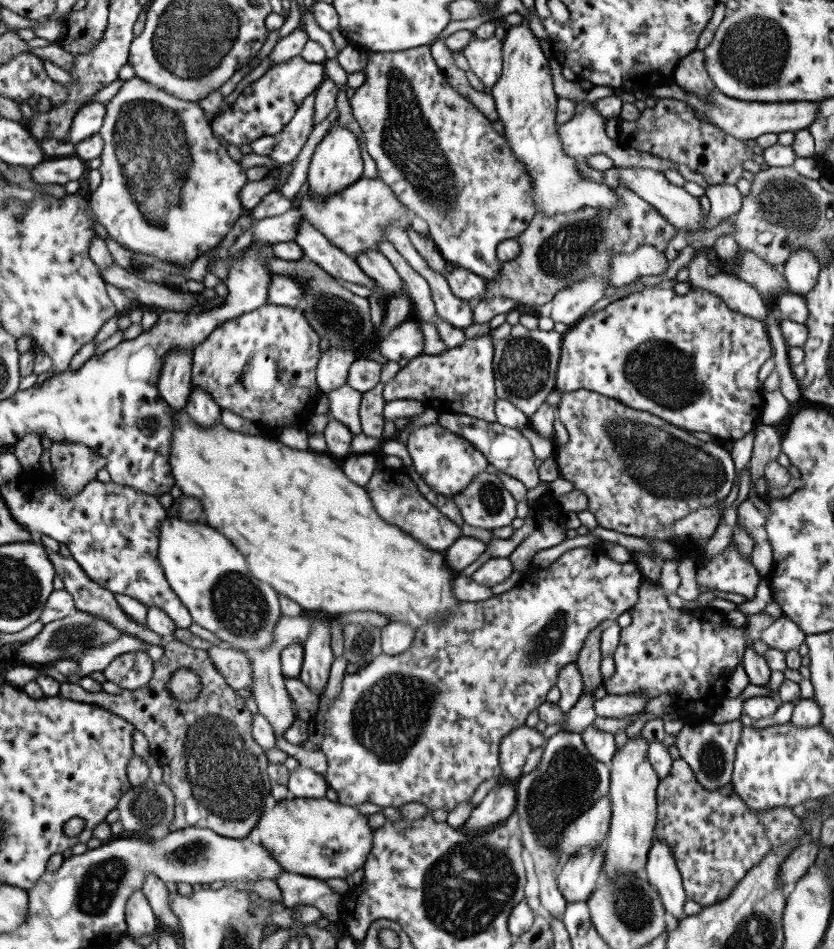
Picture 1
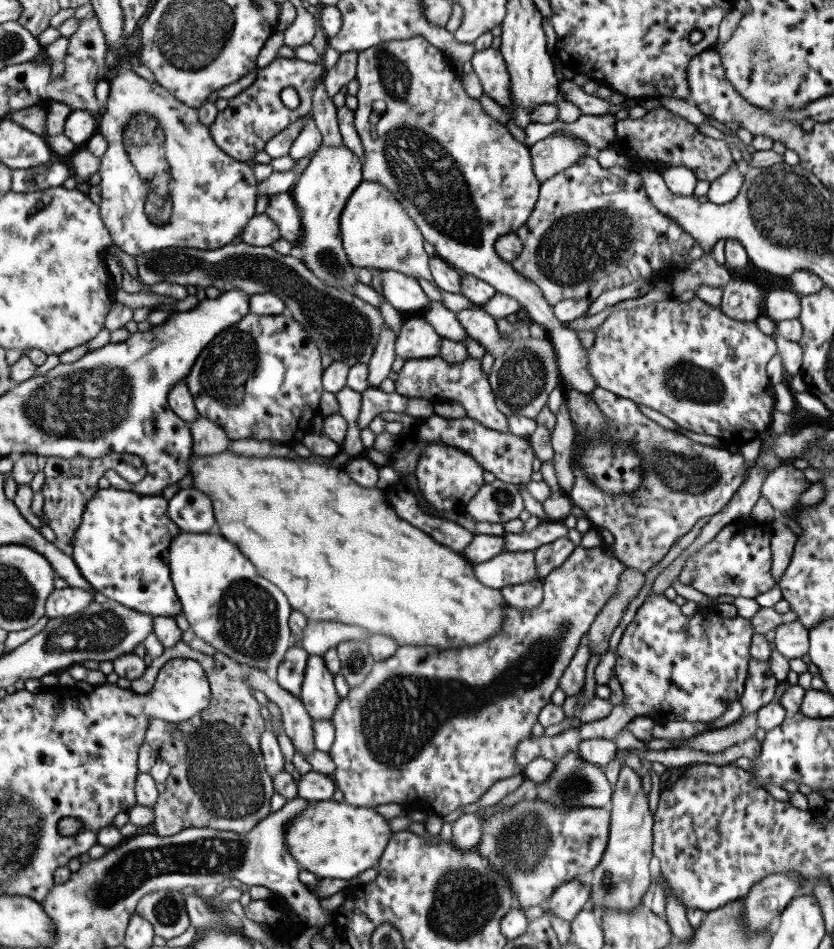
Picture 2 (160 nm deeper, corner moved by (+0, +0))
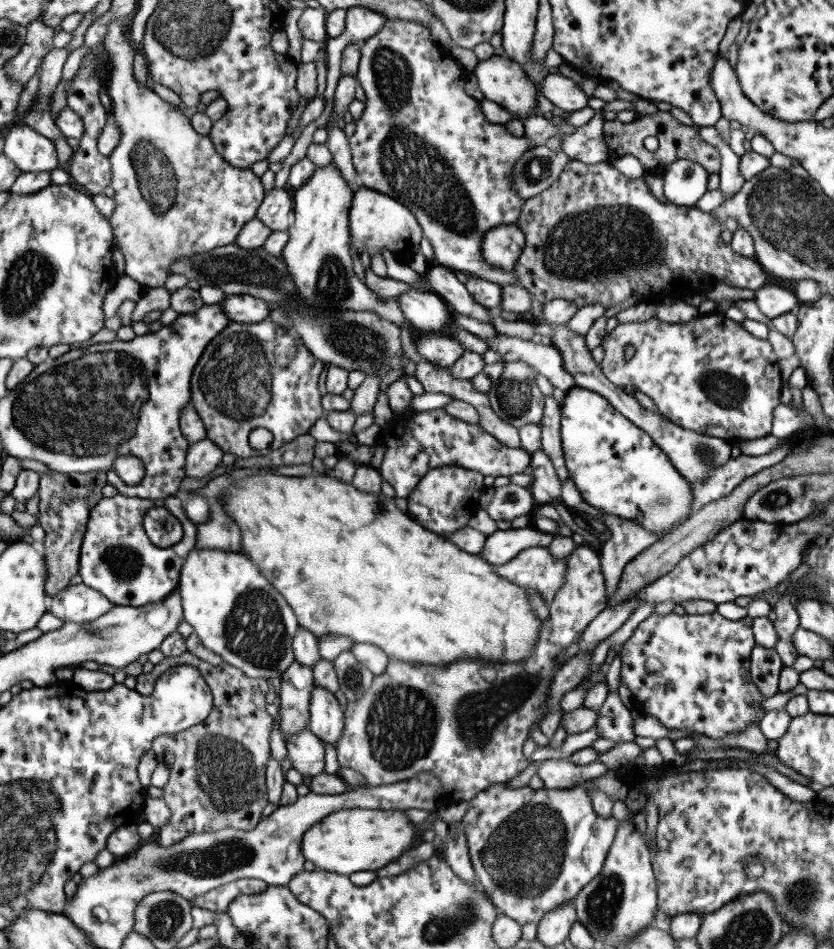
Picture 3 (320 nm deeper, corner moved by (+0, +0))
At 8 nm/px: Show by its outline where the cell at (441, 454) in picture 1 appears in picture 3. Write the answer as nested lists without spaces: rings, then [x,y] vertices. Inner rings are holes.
[[[455,465],[433,468],[419,479],[415,488],[412,488],[410,494],[406,496],[406,514],[421,528],[445,538],[445,535],[450,535],[458,528],[463,528],[468,518],[471,518],[479,508],[479,496],[485,489],[482,480],[483,476],[479,473],[455,467]]]

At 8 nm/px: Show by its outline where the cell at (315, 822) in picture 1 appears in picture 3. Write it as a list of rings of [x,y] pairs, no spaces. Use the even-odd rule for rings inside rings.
[[[349,808],[335,810],[308,827],[299,844],[301,855],[315,866],[315,871],[349,876],[355,872],[377,871],[401,856],[415,838],[419,837],[413,824],[397,809]]]

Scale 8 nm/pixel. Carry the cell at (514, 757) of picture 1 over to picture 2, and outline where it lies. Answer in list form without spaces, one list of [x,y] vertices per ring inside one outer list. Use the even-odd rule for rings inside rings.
[[[656,593],[653,596],[647,596],[635,612],[633,620],[623,630],[616,646],[614,672],[623,691],[622,704],[614,705],[605,718],[563,730],[553,736],[543,734],[541,737],[532,737],[530,735],[520,740],[514,750],[514,762],[520,767],[524,767],[529,764],[530,760],[535,760],[540,756],[555,761],[566,752],[576,750],[579,743],[588,738],[599,737],[613,741],[614,736],[633,717],[657,718],[659,714],[675,716],[675,712],[677,712],[679,721],[708,723],[717,720],[729,708],[729,704],[733,700],[738,701],[741,698],[750,659],[751,637],[749,619],[734,613],[729,617],[721,617],[699,610],[693,616],[683,616],[680,607],[671,600],[667,600],[663,594]]]

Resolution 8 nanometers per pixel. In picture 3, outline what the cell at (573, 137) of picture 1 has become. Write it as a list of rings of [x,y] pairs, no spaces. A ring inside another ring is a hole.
[[[546,145],[526,150],[513,163],[510,178],[516,195],[523,200],[545,190],[563,170],[568,156]]]

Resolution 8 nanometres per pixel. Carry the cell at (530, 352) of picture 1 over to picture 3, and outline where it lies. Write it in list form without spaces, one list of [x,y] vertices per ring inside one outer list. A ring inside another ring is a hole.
[[[523,362],[503,363],[503,370],[499,378],[494,380],[486,393],[491,411],[499,420],[516,429],[525,426],[525,424],[539,424],[542,417],[544,397],[534,384],[535,374],[537,372]]]

